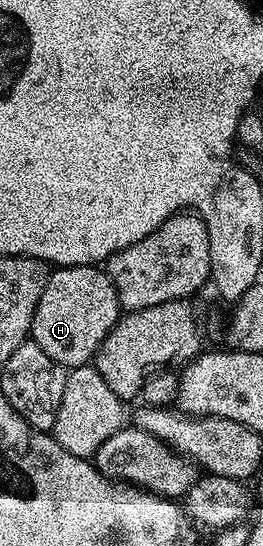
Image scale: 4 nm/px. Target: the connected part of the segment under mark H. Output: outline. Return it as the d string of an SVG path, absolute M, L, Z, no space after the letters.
M92 264L55 267L46 279L44 294L40 294L30 336L52 362L67 370L81 368L93 361L104 338L108 338L112 326L116 326L119 315L118 295L105 270Z

